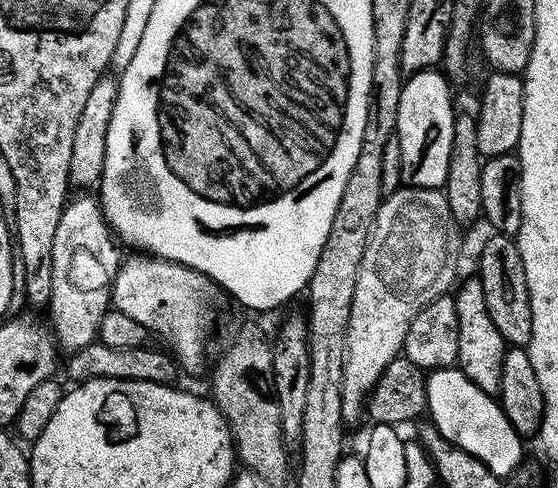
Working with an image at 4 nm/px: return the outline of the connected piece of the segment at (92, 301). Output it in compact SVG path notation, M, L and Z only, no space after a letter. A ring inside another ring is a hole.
M95 195L69 199L62 218L58 218L58 231L54 233L52 269L54 284L46 305L52 315L50 331L57 345L65 353L77 352L97 339L102 318L112 302L112 277L118 267L116 244L108 229L103 207Z

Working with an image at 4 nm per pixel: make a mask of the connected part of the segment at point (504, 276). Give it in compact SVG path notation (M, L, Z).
M492 234L492 237L481 246L478 278L482 282L482 294L486 294L486 310L490 310L490 318L494 321L498 334L502 334L505 345L527 349L534 334L534 318L530 310L530 290L526 282L526 270L522 266L522 254L513 237Z

